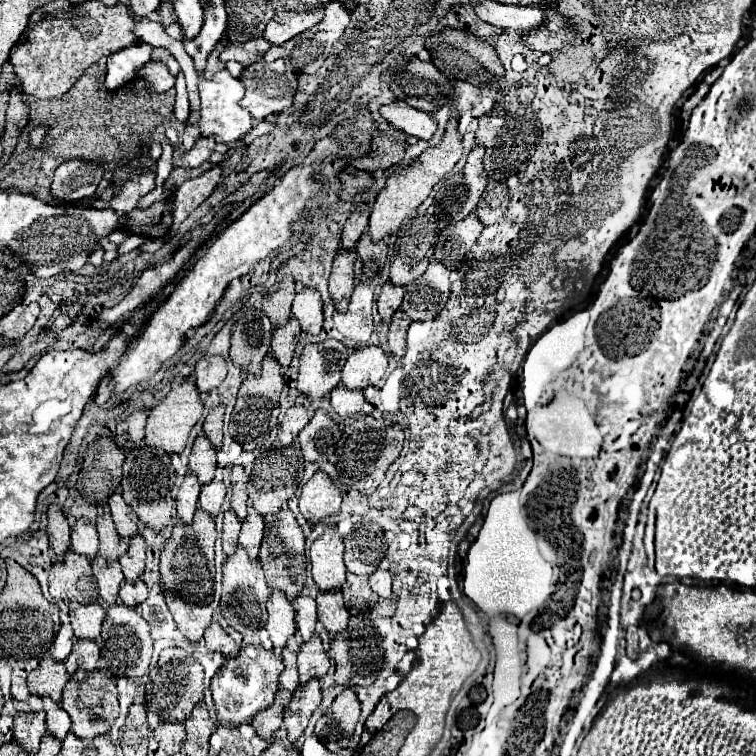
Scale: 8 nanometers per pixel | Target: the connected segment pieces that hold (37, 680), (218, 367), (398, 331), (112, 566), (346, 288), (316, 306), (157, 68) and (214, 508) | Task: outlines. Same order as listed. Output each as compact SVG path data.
M51 655L41 657L39 667L29 673L27 685L31 693L37 693L39 697L49 695L53 701L61 701L61 691L67 683L67 671L63 661L55 661Z
M205 355L195 365L195 385L201 393L209 393L217 385L221 385L225 375L227 375L227 365L221 355Z
M401 309L395 311L395 315L391 319L391 325L389 325L389 347L391 347L391 353L397 359L401 359L405 355L405 351L407 351L405 337L407 337L409 323L411 323L411 319Z
M101 555L95 557L95 561L91 561L93 565L93 573L97 577L99 583L99 595L103 601L107 601L109 605L115 603L117 593L119 593L119 583L125 579L121 565L117 561L103 561Z
M339 249L333 261L333 271L329 277L329 293L339 311L345 311L349 297L353 293L353 263L357 255L355 249Z
M303 287L293 301L293 315L309 335L319 335L323 329L323 299L319 289Z
M149 61L141 71L139 77L147 83L147 89L153 93L163 93L169 91L175 85L175 77L169 73L167 65L159 61Z
M213 479L211 483L207 483L207 485L201 487L199 507L201 507L203 511L207 511L209 515L215 517L215 515L221 511L221 505L223 505L225 493L227 493L227 487L223 485L223 481Z

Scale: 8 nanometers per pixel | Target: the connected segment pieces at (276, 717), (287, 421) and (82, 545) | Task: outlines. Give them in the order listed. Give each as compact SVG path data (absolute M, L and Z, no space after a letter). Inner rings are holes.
M279 689L275 695L275 701L253 717L251 725L263 739L271 739L273 733L281 727L283 709L289 705L289 701L291 701L291 693L287 693L287 689Z
M293 405L279 427L279 441L281 445L291 445L299 431L309 423L309 413L303 405Z
M77 519L71 527L71 549L79 555L85 555L87 559L93 559L99 551L97 541L97 529L87 519Z

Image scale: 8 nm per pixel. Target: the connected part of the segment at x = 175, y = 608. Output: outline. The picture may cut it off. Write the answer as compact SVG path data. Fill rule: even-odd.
M165 591L165 601L175 617L175 623L179 625L181 633L185 633L185 637L191 643L197 643L203 639L203 631L205 627L211 623L213 619L213 607L207 605L195 605L195 603L187 603L183 601L183 597L179 597L179 593L175 591Z

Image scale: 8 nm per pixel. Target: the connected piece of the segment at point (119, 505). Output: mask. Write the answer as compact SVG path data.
M113 493L109 497L109 507L111 507L111 515L117 527L117 533L129 541L133 535L137 535L137 515L135 511L123 501L121 493Z

